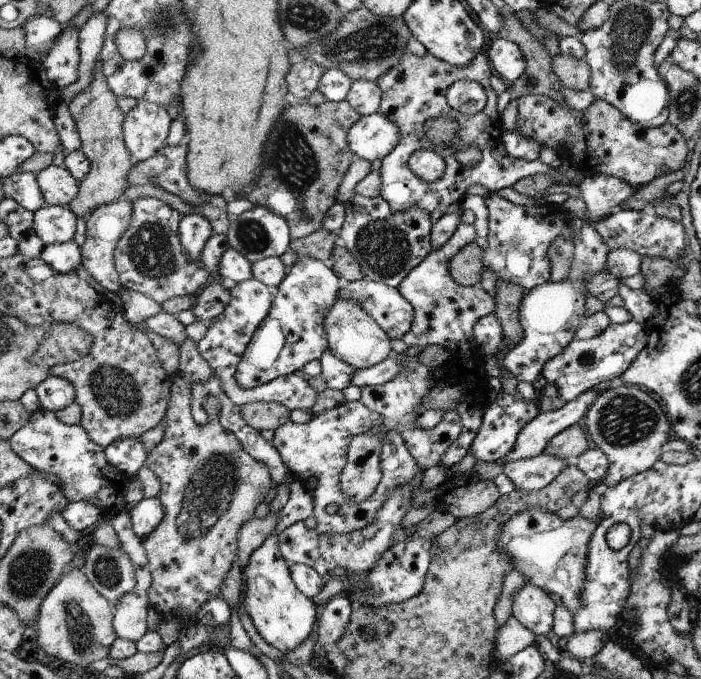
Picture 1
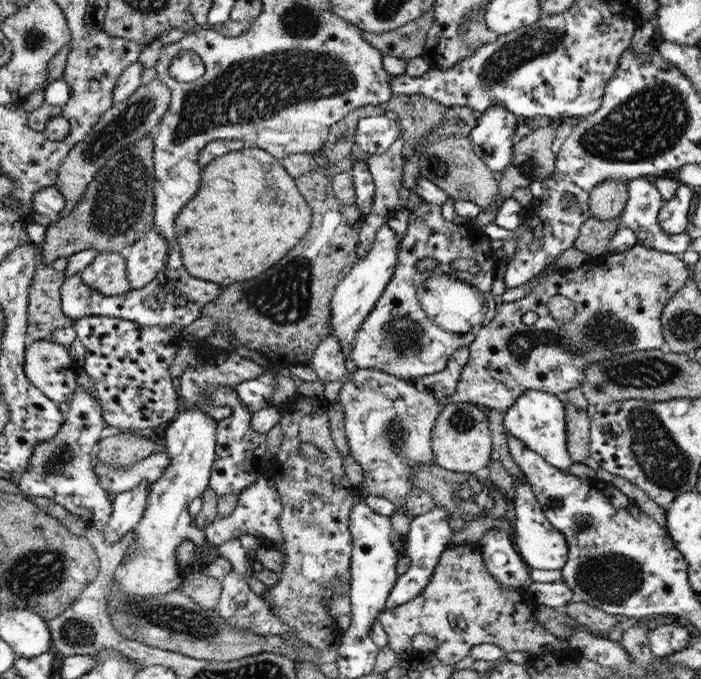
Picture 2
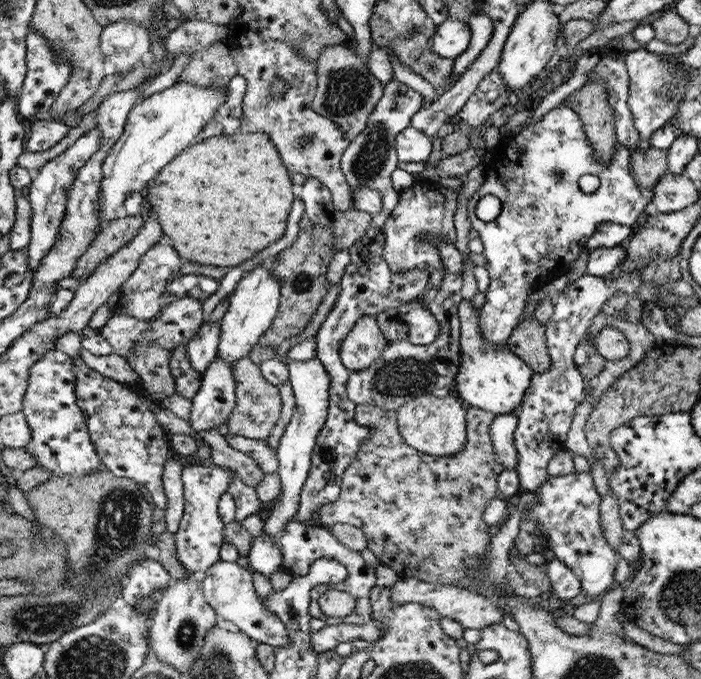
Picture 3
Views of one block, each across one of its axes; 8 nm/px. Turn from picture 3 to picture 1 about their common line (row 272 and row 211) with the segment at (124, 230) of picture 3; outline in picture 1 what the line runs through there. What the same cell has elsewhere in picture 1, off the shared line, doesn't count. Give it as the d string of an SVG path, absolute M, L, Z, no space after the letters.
M99 64L94 72L94 80L90 82L90 88L84 88L82 94L76 94L76 98L68 105L69 112L80 132L81 152L90 162L90 172L80 184L80 193L69 206L78 217L91 217L102 205L120 200L129 186L129 176L134 161L125 146L125 113L121 111L117 98L110 90L108 80L102 74Z

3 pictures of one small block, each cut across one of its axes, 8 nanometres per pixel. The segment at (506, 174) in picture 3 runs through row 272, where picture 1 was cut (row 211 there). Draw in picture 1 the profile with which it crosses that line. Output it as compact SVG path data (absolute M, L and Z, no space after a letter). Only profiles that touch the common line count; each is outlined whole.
M490 193L484 202L488 208L489 236L488 247L482 252L483 270L489 269L495 273L498 282L518 284L526 292L551 281L552 264L548 250L558 236L564 236L566 240L574 239L574 217L566 212L562 204L522 206L513 204L496 193Z

